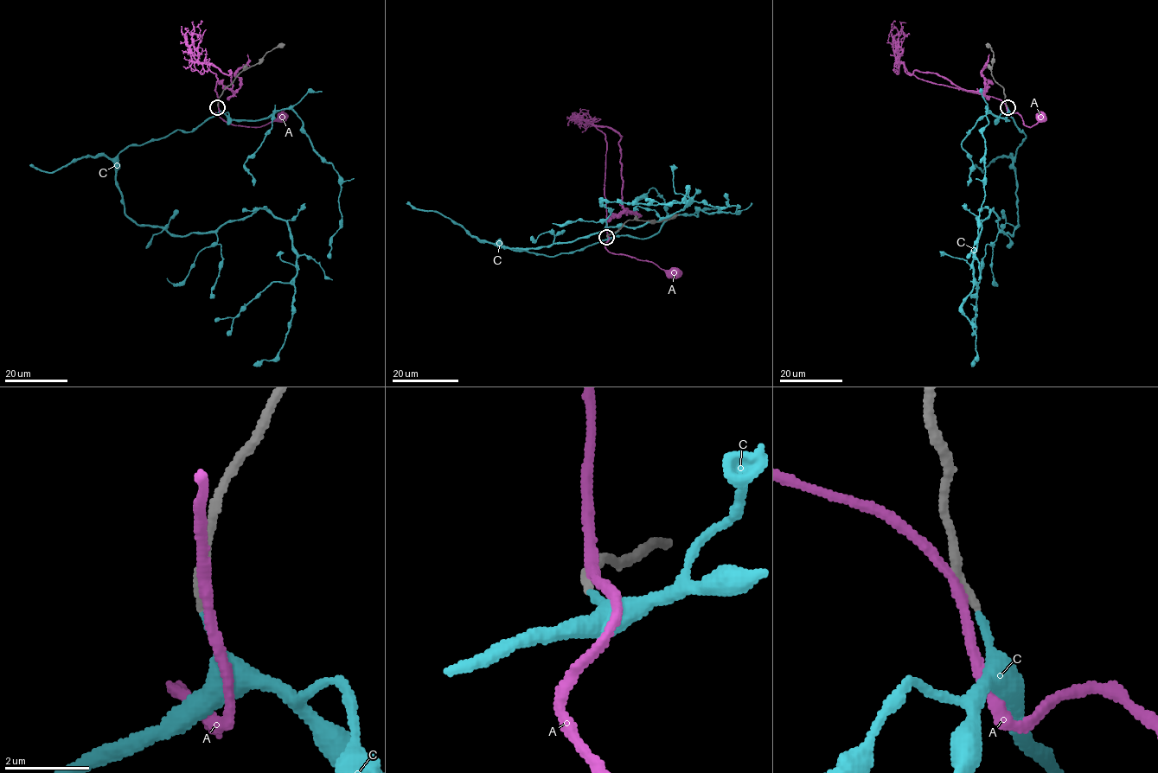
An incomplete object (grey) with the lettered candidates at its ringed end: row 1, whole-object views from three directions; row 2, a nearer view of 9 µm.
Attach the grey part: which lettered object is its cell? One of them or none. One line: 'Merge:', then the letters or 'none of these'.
Merge: C

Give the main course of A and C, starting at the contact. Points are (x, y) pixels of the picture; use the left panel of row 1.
A: (218, 105), (219, 114), (216, 112), (235, 125), (262, 126), (282, 117)
C: (218, 107), (128, 145), (116, 185), (129, 217), (178, 235), (259, 207), (286, 223), (290, 329), (252, 365)

